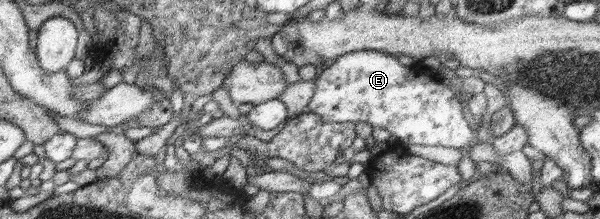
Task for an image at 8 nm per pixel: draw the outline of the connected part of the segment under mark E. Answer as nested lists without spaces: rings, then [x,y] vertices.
[[[379,50],[349,52],[320,68],[314,83],[315,92],[308,111],[322,120],[335,123],[365,121],[373,128],[387,129],[403,147],[409,144],[441,145],[460,150],[471,145],[468,155],[473,161],[495,162],[500,169],[505,167],[515,181],[533,182],[531,159],[521,150],[507,155],[495,153],[491,140],[479,142],[477,133],[463,116],[463,106],[454,91],[427,71],[421,75],[416,73],[394,55]]]

